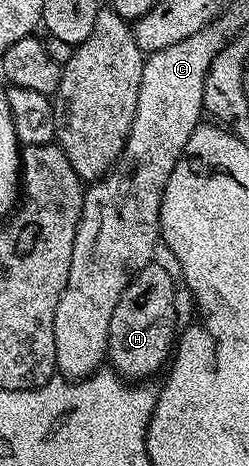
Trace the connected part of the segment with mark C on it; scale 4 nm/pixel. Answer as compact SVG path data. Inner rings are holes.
M220 18L214 24L210 24L205 30L201 30L197 34L193 34L191 38L185 38L181 42L177 42L177 46L165 46L165 50L157 50L150 53L146 57L143 66L143 88L139 92L139 101L137 102L137 114L133 118L133 126L129 130L129 138L127 145L124 146L123 152L119 156L119 161L111 165L111 171L103 177L102 180L96 180L83 193L83 209L81 210L81 218L77 226L77 238L73 242L73 262L69 262L69 282L65 286L65 290L61 294L61 298L57 302L57 314L53 318L53 342L55 343L55 366L56 369L66 379L73 381L81 381L92 376L94 372L100 371L101 365L107 360L107 339L109 338L109 322L113 318L113 310L117 310L117 302L121 298L121 294L125 294L128 284L131 283L133 277L141 271L146 264L152 263L156 259L155 247L160 247L161 237L159 234L159 215L161 214L161 198L165 186L169 182L169 174L173 174L173 166L177 166L177 162L183 156L185 150L185 142L189 142L189 138L193 134L193 130L199 127L204 119L205 113L203 110L203 87L207 84L207 72L211 69L213 58L227 44L227 41L232 39L233 32L230 32L231 24L227 18Z

